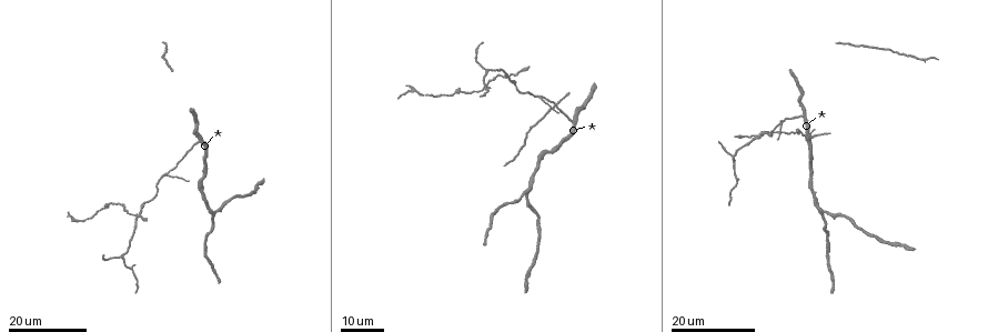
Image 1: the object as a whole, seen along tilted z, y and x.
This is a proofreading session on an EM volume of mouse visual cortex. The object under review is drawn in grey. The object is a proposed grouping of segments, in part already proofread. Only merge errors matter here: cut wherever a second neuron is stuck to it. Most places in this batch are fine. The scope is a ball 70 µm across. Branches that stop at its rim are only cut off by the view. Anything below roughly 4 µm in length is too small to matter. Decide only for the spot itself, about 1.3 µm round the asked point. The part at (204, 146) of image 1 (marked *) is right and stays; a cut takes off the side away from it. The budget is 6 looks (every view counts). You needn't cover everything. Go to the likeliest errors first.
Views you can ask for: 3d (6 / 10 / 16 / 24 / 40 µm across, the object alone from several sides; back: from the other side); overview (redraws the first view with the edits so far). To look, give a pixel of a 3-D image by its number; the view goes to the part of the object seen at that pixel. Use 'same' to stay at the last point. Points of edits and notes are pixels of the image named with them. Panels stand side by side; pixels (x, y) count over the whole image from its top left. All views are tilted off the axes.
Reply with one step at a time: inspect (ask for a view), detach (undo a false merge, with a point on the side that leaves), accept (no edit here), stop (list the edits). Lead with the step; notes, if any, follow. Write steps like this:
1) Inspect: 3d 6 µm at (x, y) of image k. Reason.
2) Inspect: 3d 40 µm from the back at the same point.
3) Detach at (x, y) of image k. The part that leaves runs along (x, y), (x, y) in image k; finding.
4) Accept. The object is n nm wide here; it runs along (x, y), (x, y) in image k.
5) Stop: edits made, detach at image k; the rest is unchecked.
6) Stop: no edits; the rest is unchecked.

Inspect: 3d 24 µm at (754, 134) of image 1. Four-way junction.

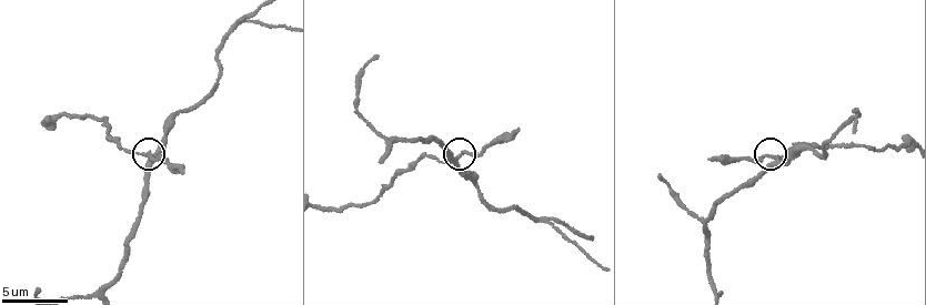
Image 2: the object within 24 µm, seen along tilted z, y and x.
Inspect: 3d 6 µm at (776, 158) of image 2.

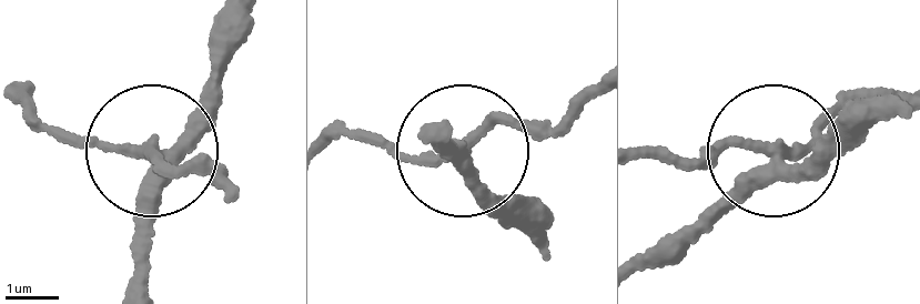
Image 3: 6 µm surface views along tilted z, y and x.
Detach at (194, 158) of image 3. The object is 260 nm wide here; the part that leaves runs along (143, 156), (48, 134), (14, 91) in image 3; two neurons meet here.

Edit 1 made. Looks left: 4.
Inspect: overview.

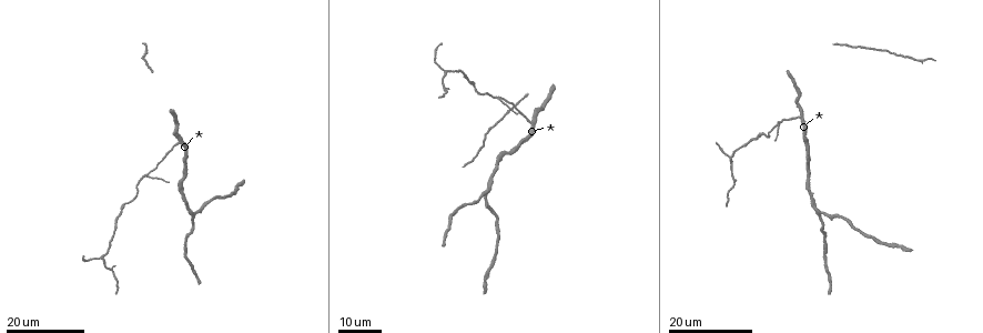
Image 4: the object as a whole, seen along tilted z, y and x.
Inspect: 3d 24 µm at (445, 70) of image 4. Arms part here.

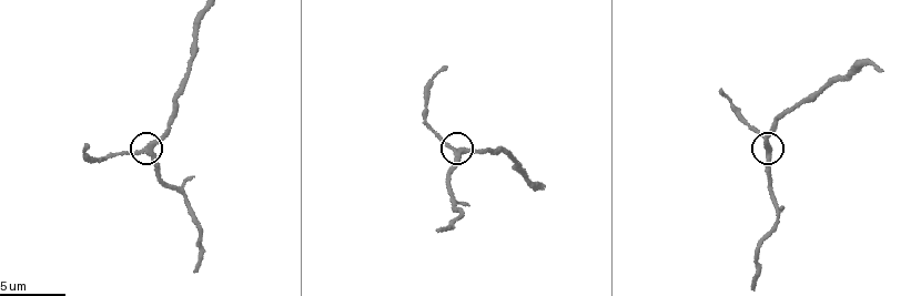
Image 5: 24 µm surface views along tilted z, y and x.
Inspect: 3d 6 µm at (454, 150) of image 5. Closer look.

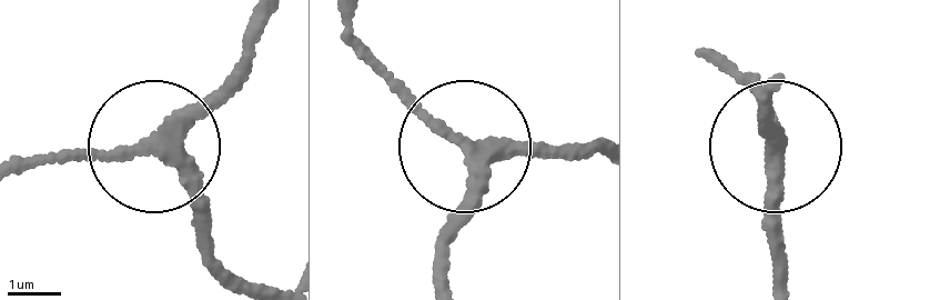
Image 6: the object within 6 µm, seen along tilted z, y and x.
Accept. The object is 250 nm wide here; it runs along (770, 99), (776, 139), (745, 76) in image 6; one neuron here.

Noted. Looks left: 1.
Stop: edits made, detach at image 3; the rest is unchecked.

